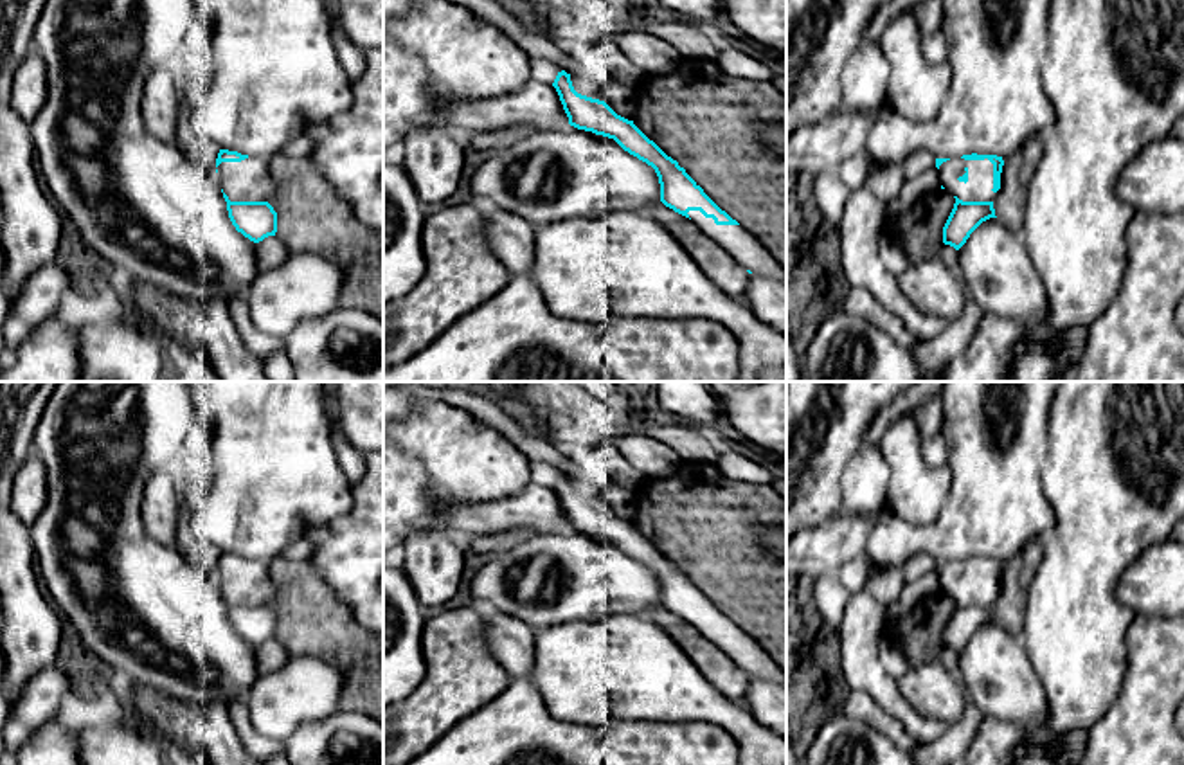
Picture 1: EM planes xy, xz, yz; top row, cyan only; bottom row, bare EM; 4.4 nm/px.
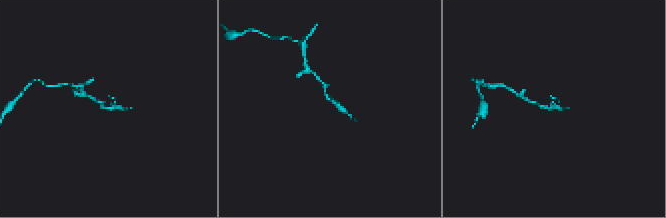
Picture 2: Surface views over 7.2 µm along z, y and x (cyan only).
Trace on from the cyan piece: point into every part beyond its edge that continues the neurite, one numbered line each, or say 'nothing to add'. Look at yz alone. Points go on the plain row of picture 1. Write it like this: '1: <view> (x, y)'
1: yz (979, 587)

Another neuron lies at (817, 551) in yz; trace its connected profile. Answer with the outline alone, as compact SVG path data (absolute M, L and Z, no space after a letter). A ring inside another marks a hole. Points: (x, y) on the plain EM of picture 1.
M840 509L815 527L795 533L786 542L786 581L808 583L837 576L842 565L864 556L878 515L855 515Z

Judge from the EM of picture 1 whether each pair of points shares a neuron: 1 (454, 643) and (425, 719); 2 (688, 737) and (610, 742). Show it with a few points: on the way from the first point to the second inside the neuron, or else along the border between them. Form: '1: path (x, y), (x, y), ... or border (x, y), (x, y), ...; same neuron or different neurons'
1: path (454, 661), (454, 688), (441, 701); same neuron
2: path (668, 742), (630, 742); same neuron

